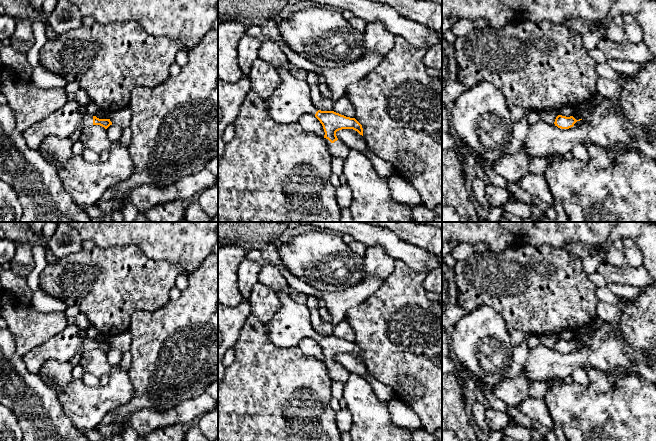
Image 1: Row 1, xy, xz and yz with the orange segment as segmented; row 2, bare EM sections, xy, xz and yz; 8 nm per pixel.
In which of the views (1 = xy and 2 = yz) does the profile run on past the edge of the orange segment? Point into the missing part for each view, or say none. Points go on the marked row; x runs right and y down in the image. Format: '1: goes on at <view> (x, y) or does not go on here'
1: goes on at xy (63, 122)
2: goes on at yz (578, 123)

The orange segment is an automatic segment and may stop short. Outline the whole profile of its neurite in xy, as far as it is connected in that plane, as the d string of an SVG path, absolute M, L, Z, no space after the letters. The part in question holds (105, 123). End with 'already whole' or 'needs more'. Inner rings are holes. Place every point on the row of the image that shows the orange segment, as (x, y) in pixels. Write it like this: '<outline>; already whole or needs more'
M68 100L47 118L25 130L23 137L30 148L38 150L42 140L48 136L66 138L70 137L76 129L83 130L93 125L100 125L107 129L112 122L110 119L99 119L84 112L75 100Z; needs more

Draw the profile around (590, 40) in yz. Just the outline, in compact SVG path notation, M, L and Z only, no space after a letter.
M593 33L583 35L583 44L587 50L597 48L599 40L599 36Z

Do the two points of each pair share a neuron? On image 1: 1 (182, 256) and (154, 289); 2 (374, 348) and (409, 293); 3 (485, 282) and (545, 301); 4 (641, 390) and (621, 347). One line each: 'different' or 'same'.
1: different
2: same
3: same
4: different

